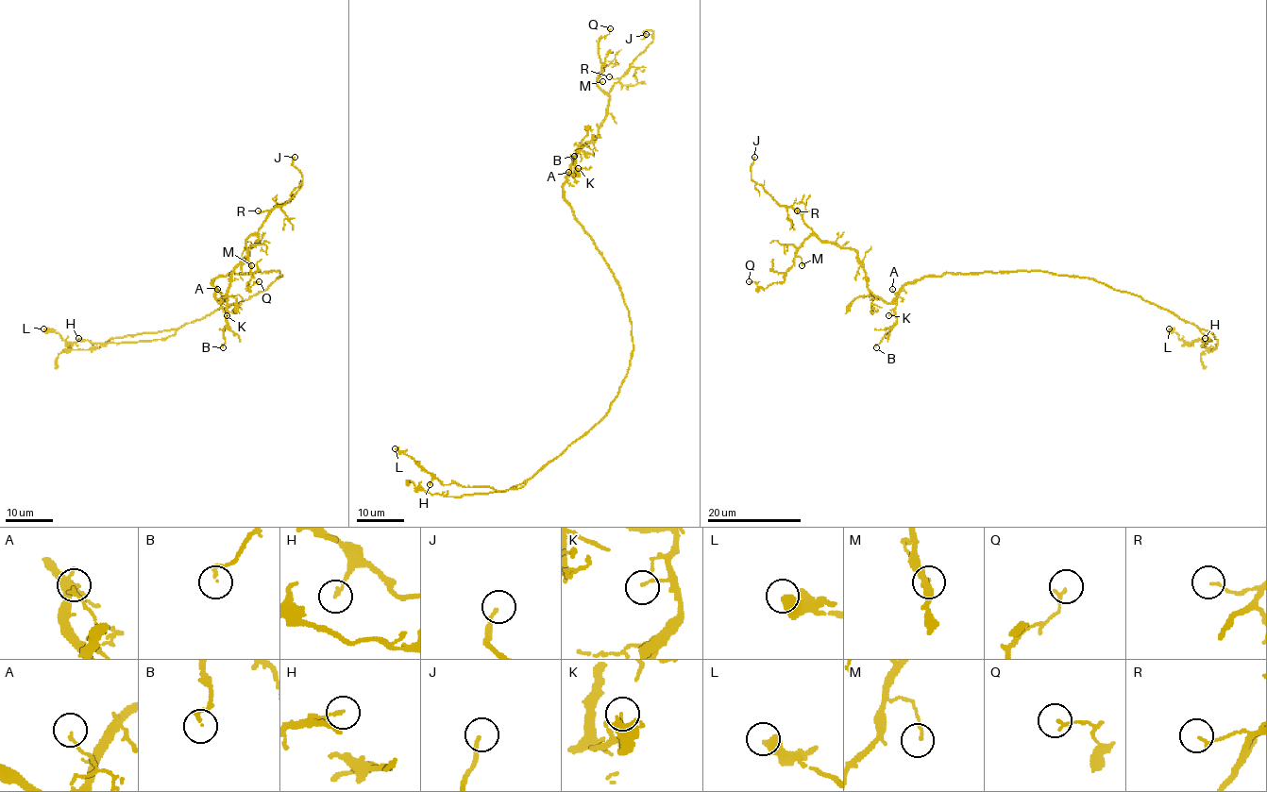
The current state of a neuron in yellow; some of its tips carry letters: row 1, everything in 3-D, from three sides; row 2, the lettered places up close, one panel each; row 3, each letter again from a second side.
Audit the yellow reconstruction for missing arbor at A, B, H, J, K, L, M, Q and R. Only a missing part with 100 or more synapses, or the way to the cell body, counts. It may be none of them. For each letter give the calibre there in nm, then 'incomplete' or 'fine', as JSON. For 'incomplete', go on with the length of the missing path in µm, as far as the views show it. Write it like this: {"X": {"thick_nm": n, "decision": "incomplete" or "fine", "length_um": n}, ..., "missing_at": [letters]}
{"A": {"thick_nm": 130, "decision": "fine"}, "B": {"thick_nm": 140, "decision": "fine"}, "H": {"thick_nm": 140, "decision": "fine"}, "J": {"thick_nm": 160, "decision": "incomplete", "length_um": 20}, "K": {"thick_nm": 120, "decision": "fine"}, "L": {"thick_nm": 500, "decision": "fine"}, "M": {"thick_nm": 110, "decision": "fine"}, "Q": {"thick_nm": 130, "decision": "fine"}, "R": {"thick_nm": 110, "decision": "fine"}, "missing_at": ["J"]}

